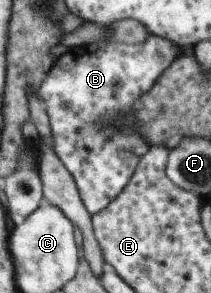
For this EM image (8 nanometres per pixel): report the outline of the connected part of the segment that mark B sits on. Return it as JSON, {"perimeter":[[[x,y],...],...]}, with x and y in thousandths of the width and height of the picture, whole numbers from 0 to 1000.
{"perimeter":[[[701,119],[645,150],[502,147],[332,164],[270,198],[194,283],[180,321],[246,454],[251,522],[332,590],[370,669],[427,737],[493,713],[592,642],[673,532],[701,519],[706,491],[678,474],[673,451],[621,440],[583,413],[583,392],[630,369],[668,324],[706,314],[735,276],[834,205],[839,160],[791,130]]]}

